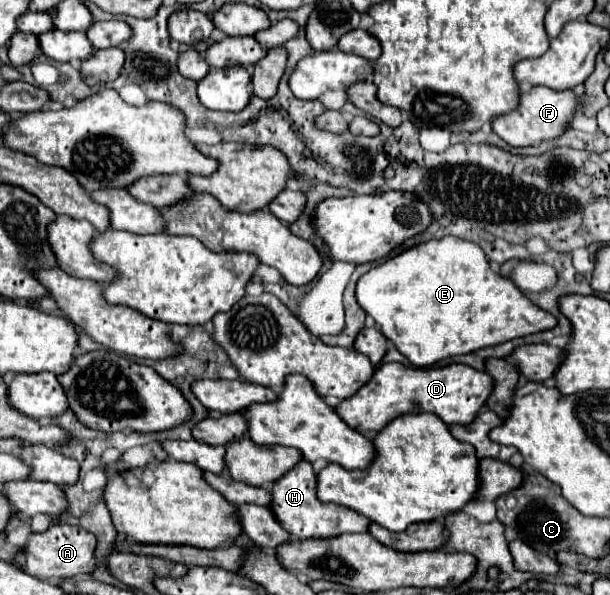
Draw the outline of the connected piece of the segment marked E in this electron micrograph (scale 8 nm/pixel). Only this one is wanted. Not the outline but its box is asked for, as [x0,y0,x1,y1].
[357,236,557,366]

